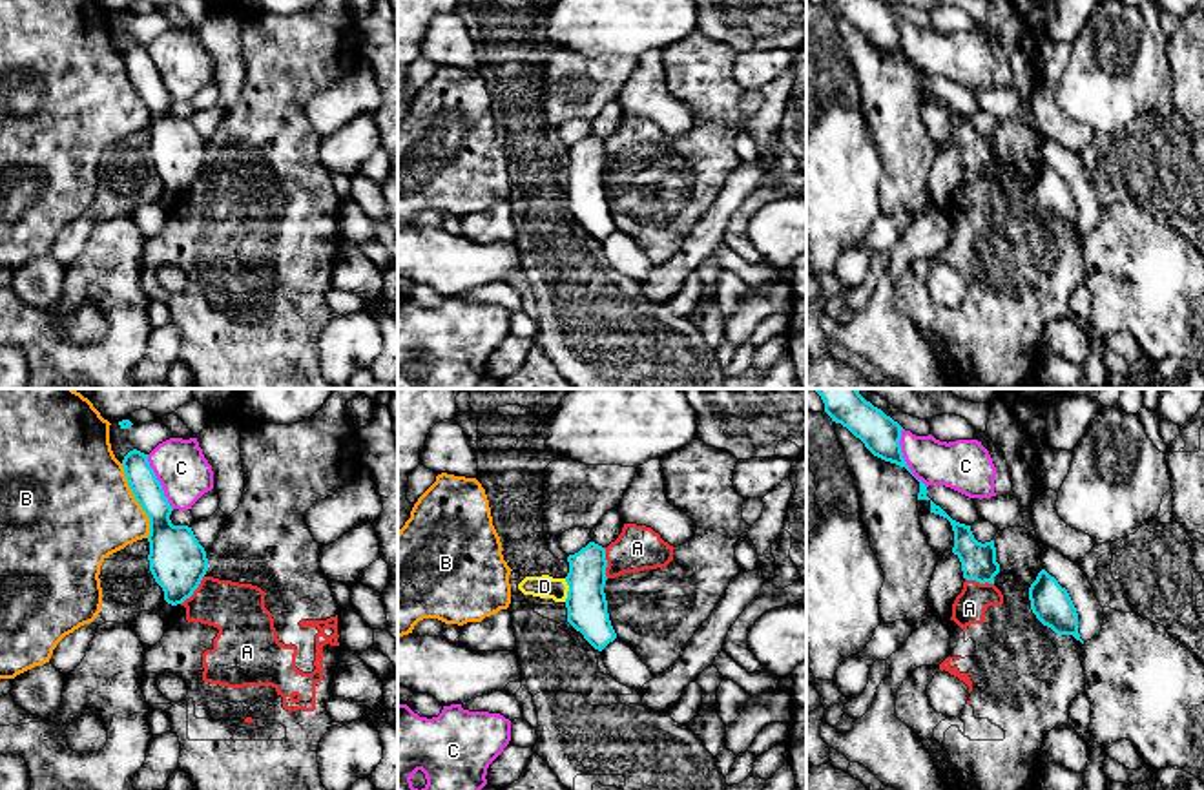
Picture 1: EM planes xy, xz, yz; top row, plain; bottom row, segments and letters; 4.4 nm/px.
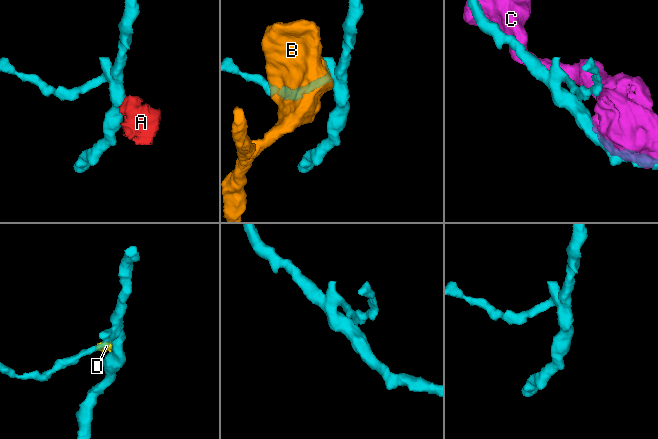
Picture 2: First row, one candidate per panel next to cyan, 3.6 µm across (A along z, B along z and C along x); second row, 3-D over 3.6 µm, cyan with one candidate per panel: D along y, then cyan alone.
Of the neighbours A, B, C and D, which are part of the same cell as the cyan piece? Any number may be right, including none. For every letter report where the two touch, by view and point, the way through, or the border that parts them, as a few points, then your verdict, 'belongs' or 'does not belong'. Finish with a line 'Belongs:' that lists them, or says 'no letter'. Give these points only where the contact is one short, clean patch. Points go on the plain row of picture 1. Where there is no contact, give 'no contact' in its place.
A: meets cyan in xy at (196, 179); border along xy (203, 166), (197, 179), (181, 196); does not belong
B: meets cyan in xy at (135, 90); does not belong
C: meets cyan in yz at (903, 50); does not belong
D: meets cyan in xz at (570, 181); border along xz (564, 170), (568, 177), (566, 192); does not belong
Belongs: no letter

